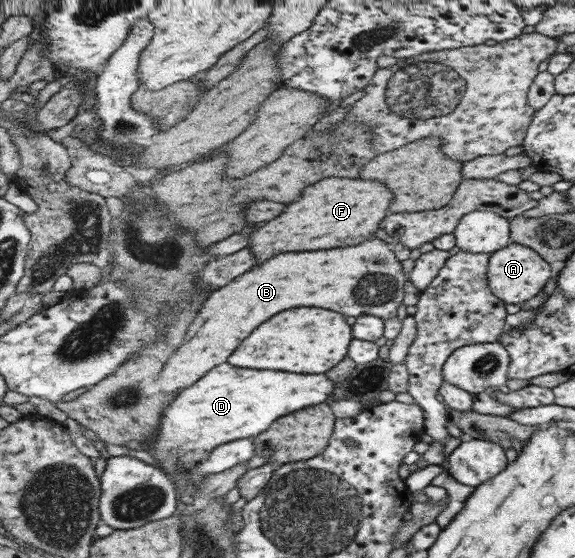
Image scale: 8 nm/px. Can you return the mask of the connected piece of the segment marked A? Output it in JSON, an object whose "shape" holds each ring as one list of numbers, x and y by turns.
{"shape":[[511,242,507,248,492,253,490,258,488,278,493,294,509,306,515,306,533,298,543,288,543,284,549,280,549,276,551,276,551,270,547,262,543,262,537,251,531,247]]}

